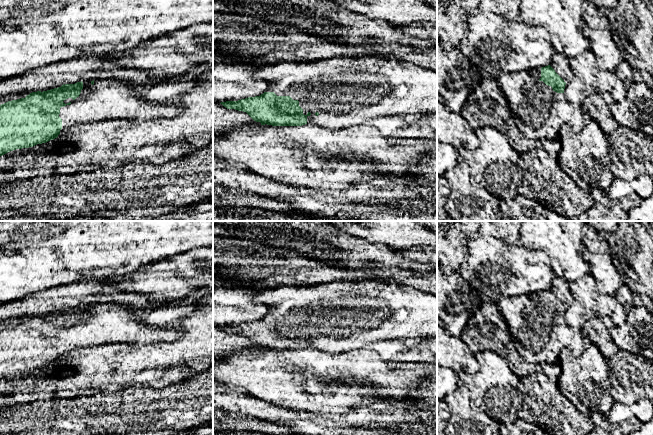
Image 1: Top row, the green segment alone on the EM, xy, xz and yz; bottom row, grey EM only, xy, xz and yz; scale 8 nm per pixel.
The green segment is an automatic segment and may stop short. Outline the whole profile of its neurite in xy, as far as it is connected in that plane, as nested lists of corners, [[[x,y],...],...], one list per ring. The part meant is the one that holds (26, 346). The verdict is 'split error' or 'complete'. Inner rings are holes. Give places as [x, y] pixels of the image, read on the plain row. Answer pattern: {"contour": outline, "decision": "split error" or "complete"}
{"contour": [[[97,302],[75,308],[63,308],[61,311],[47,315],[32,316],[25,322],[8,325],[0,329],[0,380],[22,372],[33,371],[58,361],[65,353],[80,349],[92,349],[97,346],[123,343],[129,345],[152,344],[155,342],[172,342],[181,336],[181,331],[172,325],[154,327],[144,323],[135,314],[135,309],[123,304]]], "decision": "split error"}

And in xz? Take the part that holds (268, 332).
{"contour": [[[340,281],[313,286],[285,285],[262,290],[254,301],[269,307],[266,316],[260,320],[220,328],[227,333],[246,336],[261,349],[302,350],[310,348],[335,354],[361,349],[378,341],[406,341],[415,338],[422,340],[437,336],[437,296],[391,281]]], "decision": "split error"}

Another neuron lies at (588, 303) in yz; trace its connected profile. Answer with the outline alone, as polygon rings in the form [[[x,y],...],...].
[[[590,273],[570,282],[569,290],[573,302],[564,313],[568,326],[581,330],[589,319],[598,318],[610,330],[626,321],[627,306],[621,304],[616,296],[600,294]]]

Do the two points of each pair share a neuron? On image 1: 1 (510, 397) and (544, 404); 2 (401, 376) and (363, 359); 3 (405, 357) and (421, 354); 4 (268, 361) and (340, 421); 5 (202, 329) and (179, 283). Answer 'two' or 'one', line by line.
1: two
2: one
3: one
4: two
5: two

